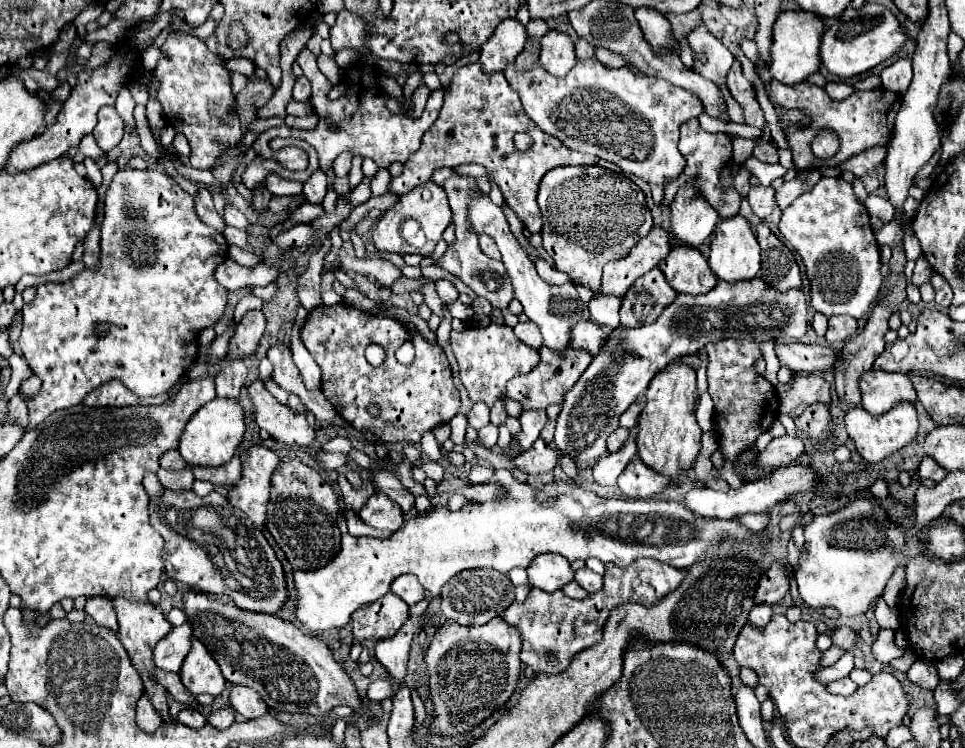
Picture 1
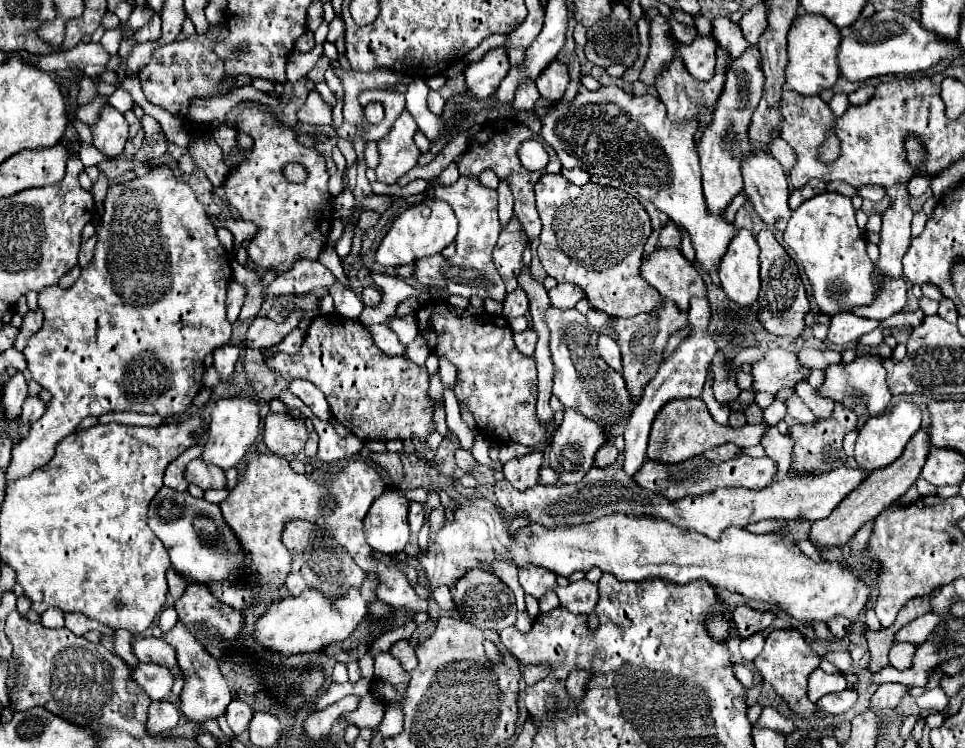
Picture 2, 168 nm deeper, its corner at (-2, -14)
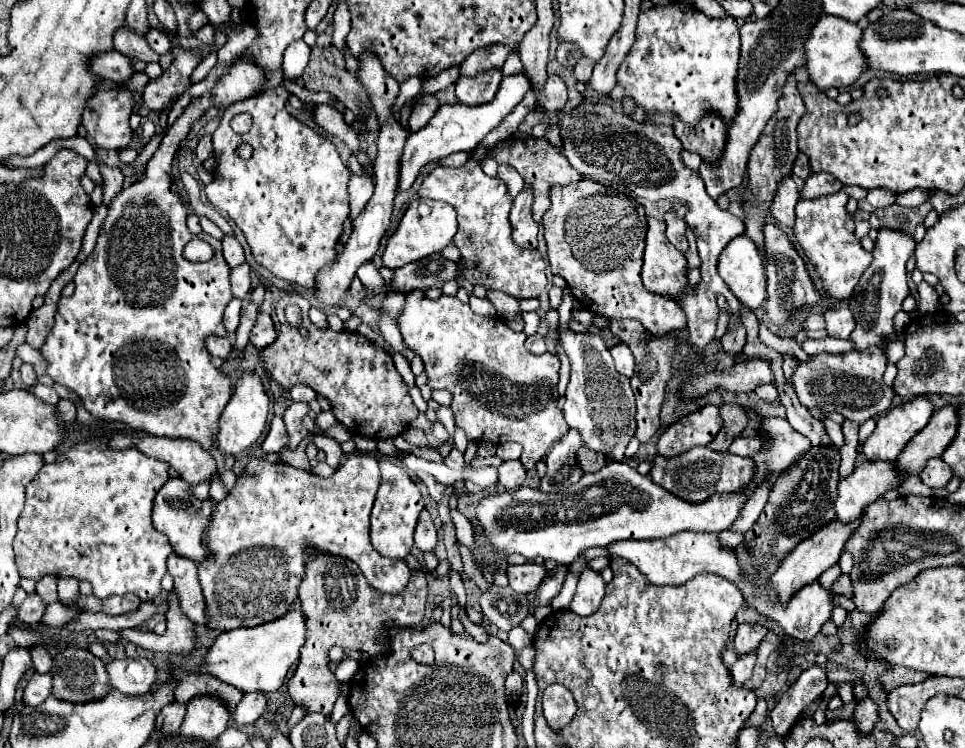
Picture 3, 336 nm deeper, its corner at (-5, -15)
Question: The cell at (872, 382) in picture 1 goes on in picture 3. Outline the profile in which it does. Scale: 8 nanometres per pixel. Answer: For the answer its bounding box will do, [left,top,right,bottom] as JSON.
[793,347,893,423]

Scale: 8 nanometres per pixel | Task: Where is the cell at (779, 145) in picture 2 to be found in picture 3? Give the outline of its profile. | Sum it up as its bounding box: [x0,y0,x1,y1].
[793,153,811,179]

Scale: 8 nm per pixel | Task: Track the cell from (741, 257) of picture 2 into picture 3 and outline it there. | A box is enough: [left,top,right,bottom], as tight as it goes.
[719,237,765,309]

